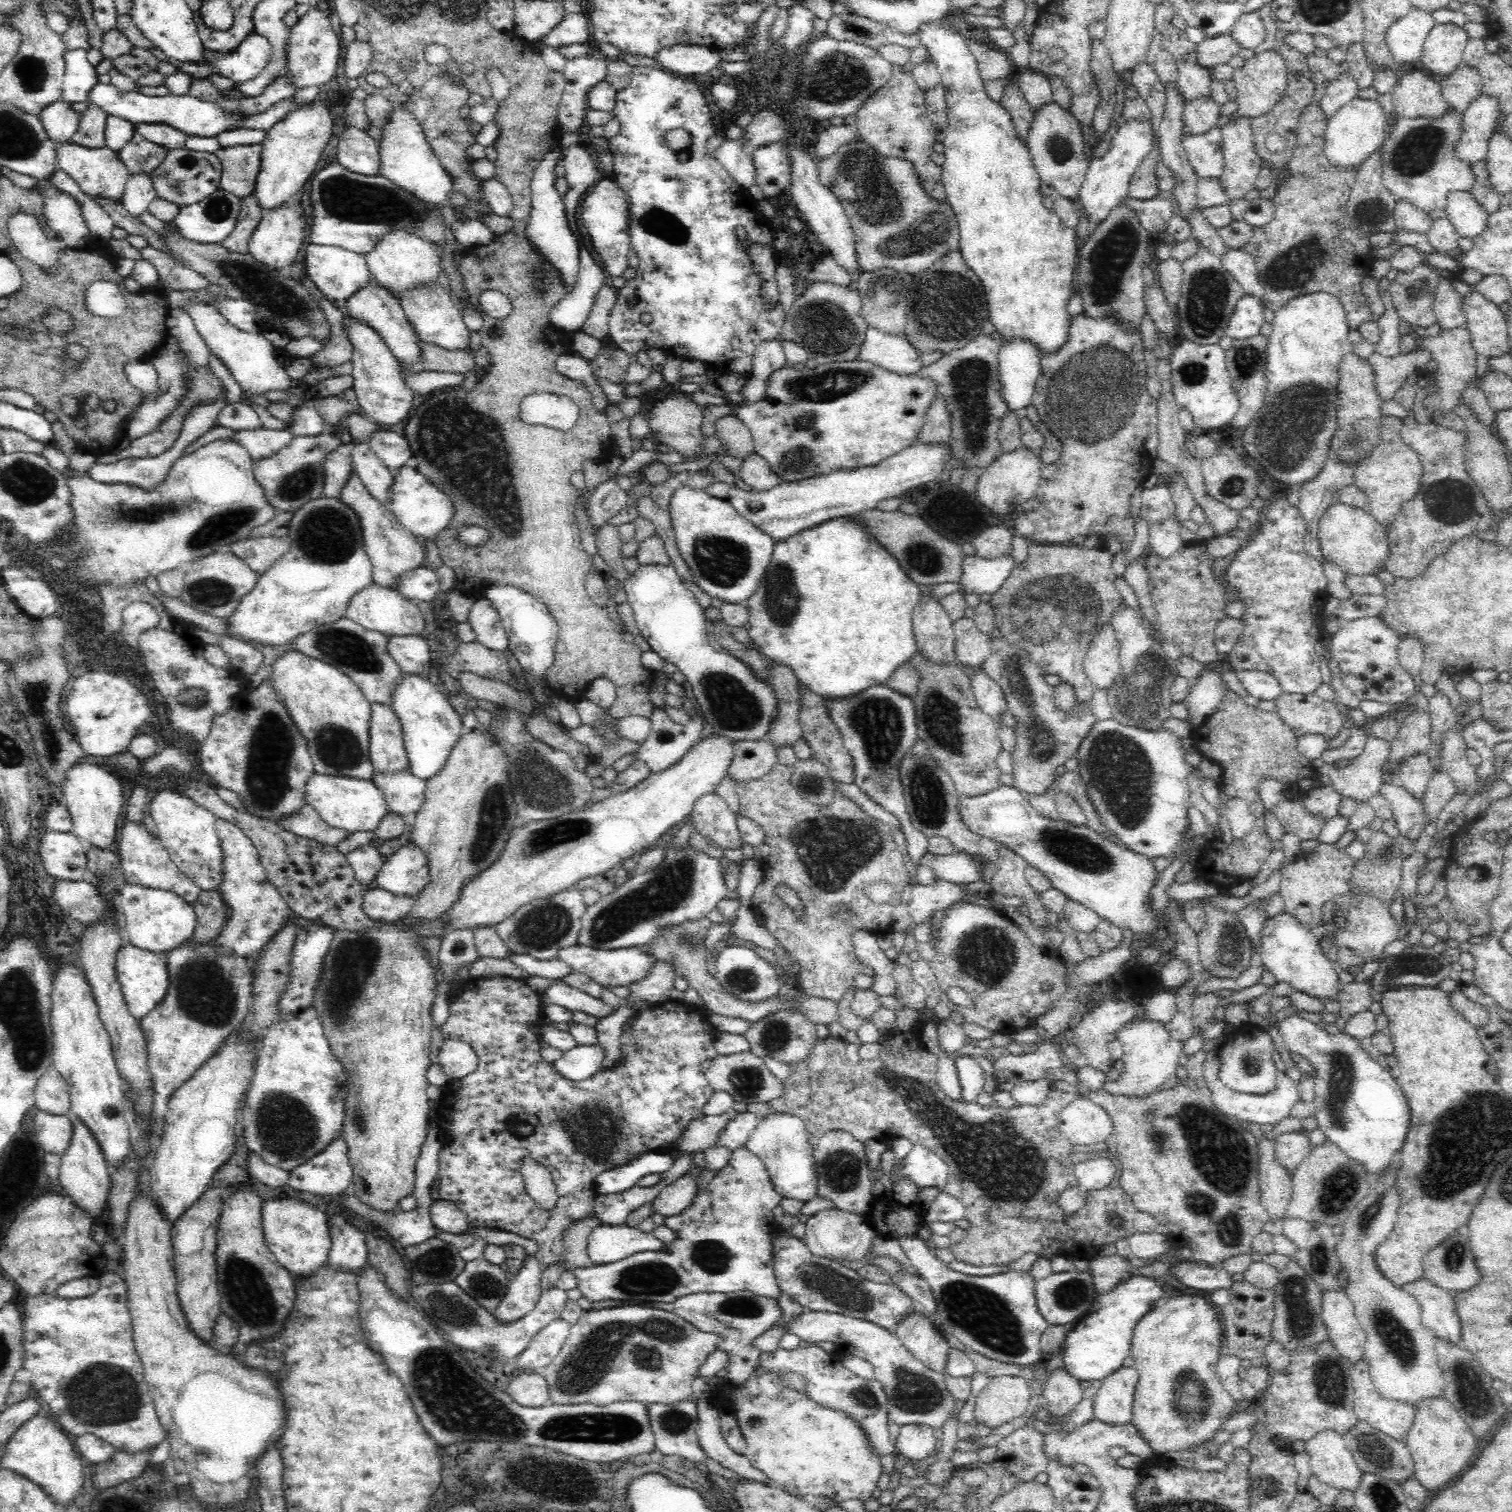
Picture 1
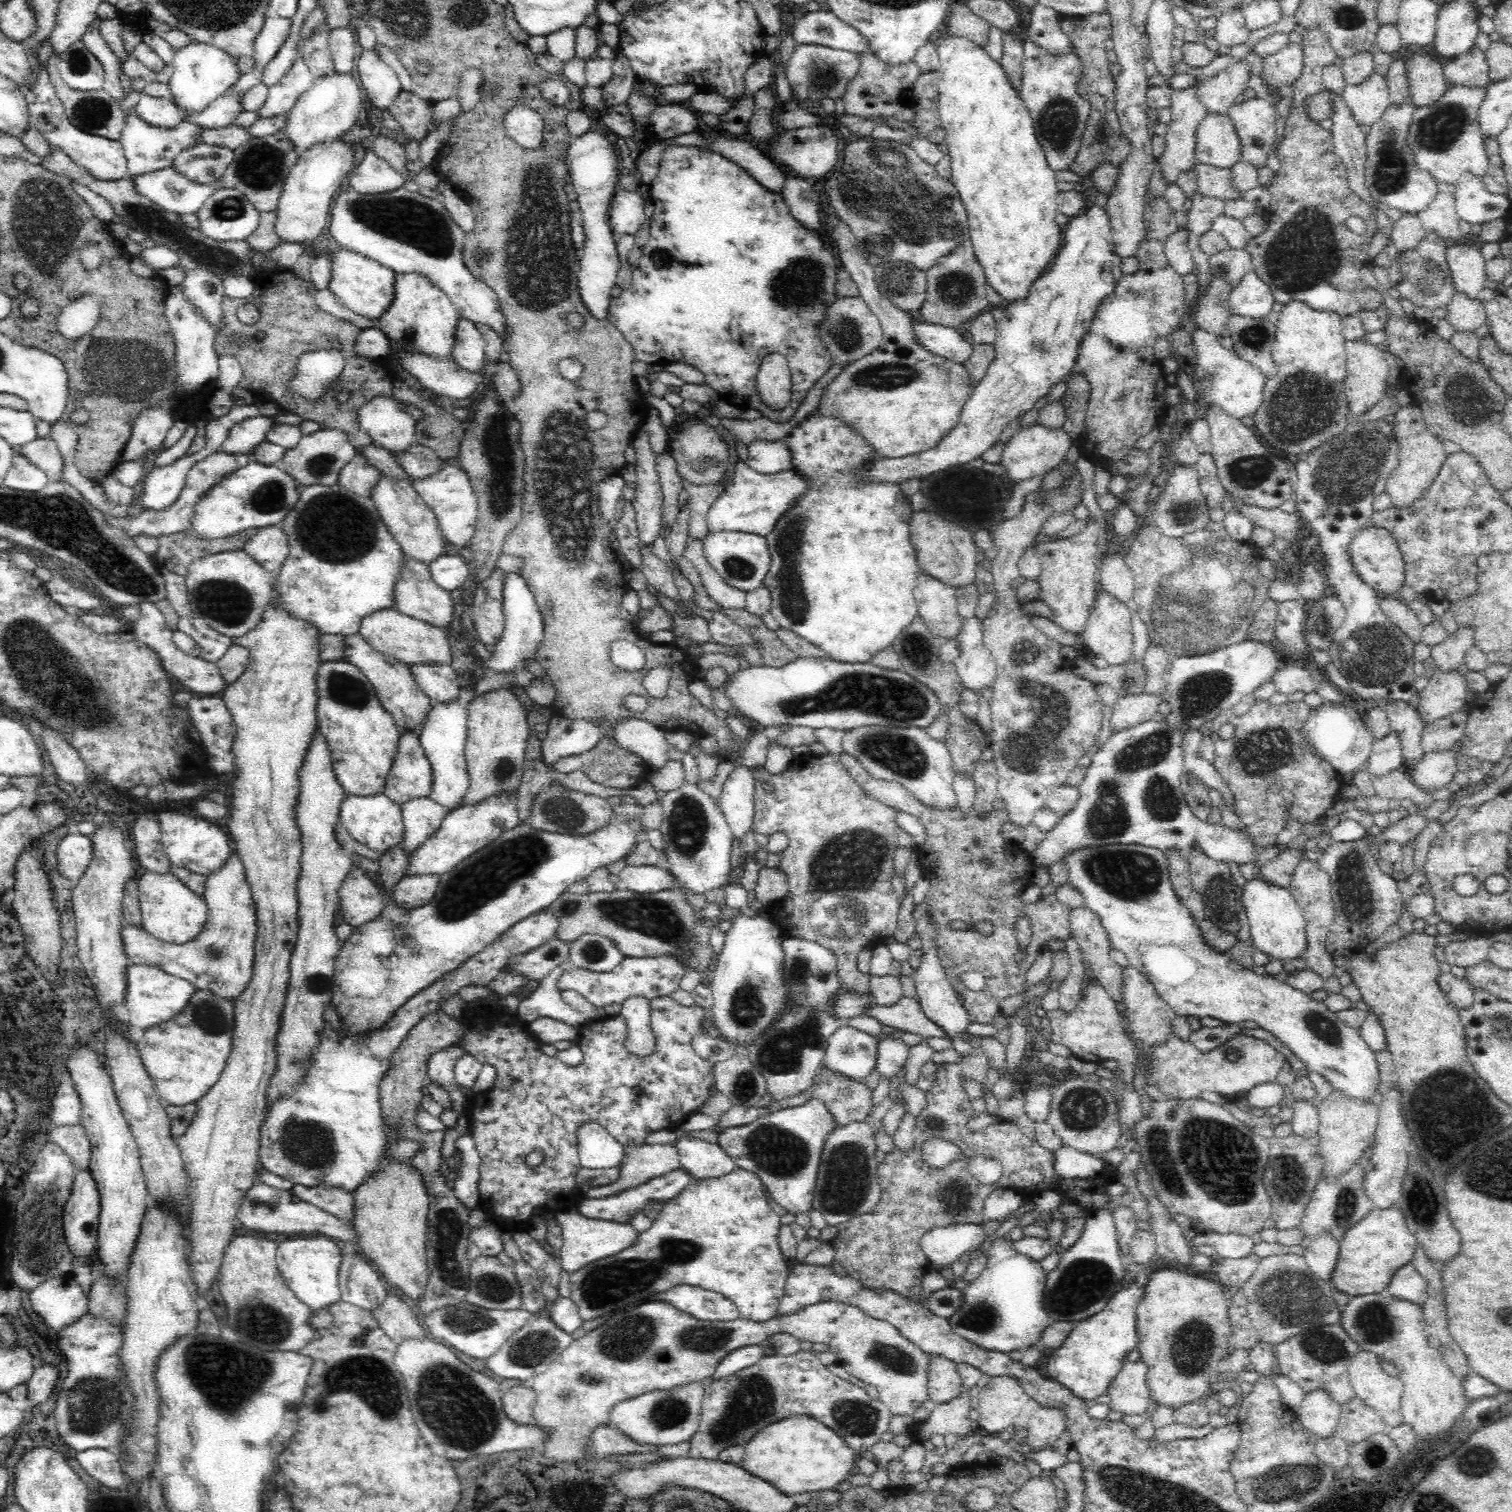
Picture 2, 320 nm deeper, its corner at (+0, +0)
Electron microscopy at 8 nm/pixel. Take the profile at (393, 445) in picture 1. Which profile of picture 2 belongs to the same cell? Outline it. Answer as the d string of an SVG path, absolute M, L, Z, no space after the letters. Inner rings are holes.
M417 442L394 455L398 466L408 477L416 480L422 480L422 477L428 476L444 466L442 460L431 448Z

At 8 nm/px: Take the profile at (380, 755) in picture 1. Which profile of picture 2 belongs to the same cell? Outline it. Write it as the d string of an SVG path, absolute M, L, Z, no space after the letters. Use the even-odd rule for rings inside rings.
M403 730L397 742L393 763L385 776L383 793L399 805L416 797L428 797L432 786L432 771L424 749L419 743L419 735Z

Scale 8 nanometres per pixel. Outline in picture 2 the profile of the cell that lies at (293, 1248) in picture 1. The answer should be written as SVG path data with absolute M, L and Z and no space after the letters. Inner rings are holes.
M326 1235L290 1237L278 1245L277 1269L290 1290L314 1312L327 1309L332 1302L341 1299L338 1286L341 1256L340 1248Z

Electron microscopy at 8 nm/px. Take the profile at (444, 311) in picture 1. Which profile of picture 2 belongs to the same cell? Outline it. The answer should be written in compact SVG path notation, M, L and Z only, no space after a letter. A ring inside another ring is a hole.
M459 315L453 332L452 359L465 370L475 375L485 360L485 339L476 323Z

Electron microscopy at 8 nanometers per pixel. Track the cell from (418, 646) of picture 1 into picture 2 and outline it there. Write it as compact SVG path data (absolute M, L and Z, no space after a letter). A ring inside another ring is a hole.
M416 661L409 665L415 683L430 699L452 700L460 691L458 677L450 664Z

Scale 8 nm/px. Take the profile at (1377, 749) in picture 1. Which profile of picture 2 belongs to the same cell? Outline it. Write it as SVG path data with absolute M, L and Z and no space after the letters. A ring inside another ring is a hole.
M1394 731L1384 738L1374 739L1371 745L1372 748L1364 767L1373 778L1386 776L1397 769L1405 769L1400 743Z

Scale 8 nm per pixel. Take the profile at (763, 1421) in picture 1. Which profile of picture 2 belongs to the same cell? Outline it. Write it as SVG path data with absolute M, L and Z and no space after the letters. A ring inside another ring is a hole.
M806 1413L787 1416L764 1425L764 1428L758 1429L745 1444L745 1448L744 1460L739 1466L754 1476L767 1480L788 1496L802 1492L817 1494L819 1491L836 1488L836 1485L849 1480L849 1477L857 1471L856 1462L860 1457L850 1448L844 1437L838 1436L828 1425L822 1424Z

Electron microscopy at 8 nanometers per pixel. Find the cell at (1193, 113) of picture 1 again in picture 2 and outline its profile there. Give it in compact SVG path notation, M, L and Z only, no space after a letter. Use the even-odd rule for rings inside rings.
M1245 60L1234 61L1226 70L1196 84L1196 98L1207 114L1226 116L1236 104L1236 96L1248 87L1251 67Z

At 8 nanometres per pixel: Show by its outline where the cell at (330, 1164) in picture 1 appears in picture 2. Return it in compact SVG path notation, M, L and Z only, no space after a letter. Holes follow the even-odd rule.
M293 1184L291 1188L294 1195L310 1202L322 1210L346 1221L353 1220L353 1192L338 1186L320 1184L308 1187L302 1184Z

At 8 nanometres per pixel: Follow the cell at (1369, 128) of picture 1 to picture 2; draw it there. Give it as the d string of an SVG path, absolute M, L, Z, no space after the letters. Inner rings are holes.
M1376 73L1360 84L1344 87L1342 95L1351 117L1362 130L1380 120L1391 106L1386 77Z

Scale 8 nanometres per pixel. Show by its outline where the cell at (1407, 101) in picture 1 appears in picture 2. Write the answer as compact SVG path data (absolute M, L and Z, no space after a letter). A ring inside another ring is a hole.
M1414 53L1405 60L1409 99L1415 108L1434 104L1450 87L1440 62L1432 55Z

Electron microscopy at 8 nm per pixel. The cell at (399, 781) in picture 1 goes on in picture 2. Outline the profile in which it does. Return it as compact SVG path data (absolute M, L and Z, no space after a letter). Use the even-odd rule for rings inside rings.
M416 797L400 804L404 824L403 848L408 856L432 836L447 815L446 808L428 797Z

